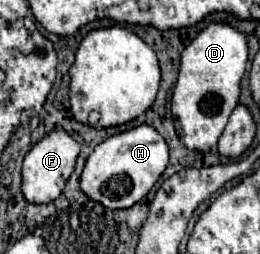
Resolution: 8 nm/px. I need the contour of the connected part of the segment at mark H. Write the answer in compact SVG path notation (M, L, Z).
M139 125L99 143L87 157L79 177L81 191L107 209L127 209L139 203L169 163L169 147L153 127Z

